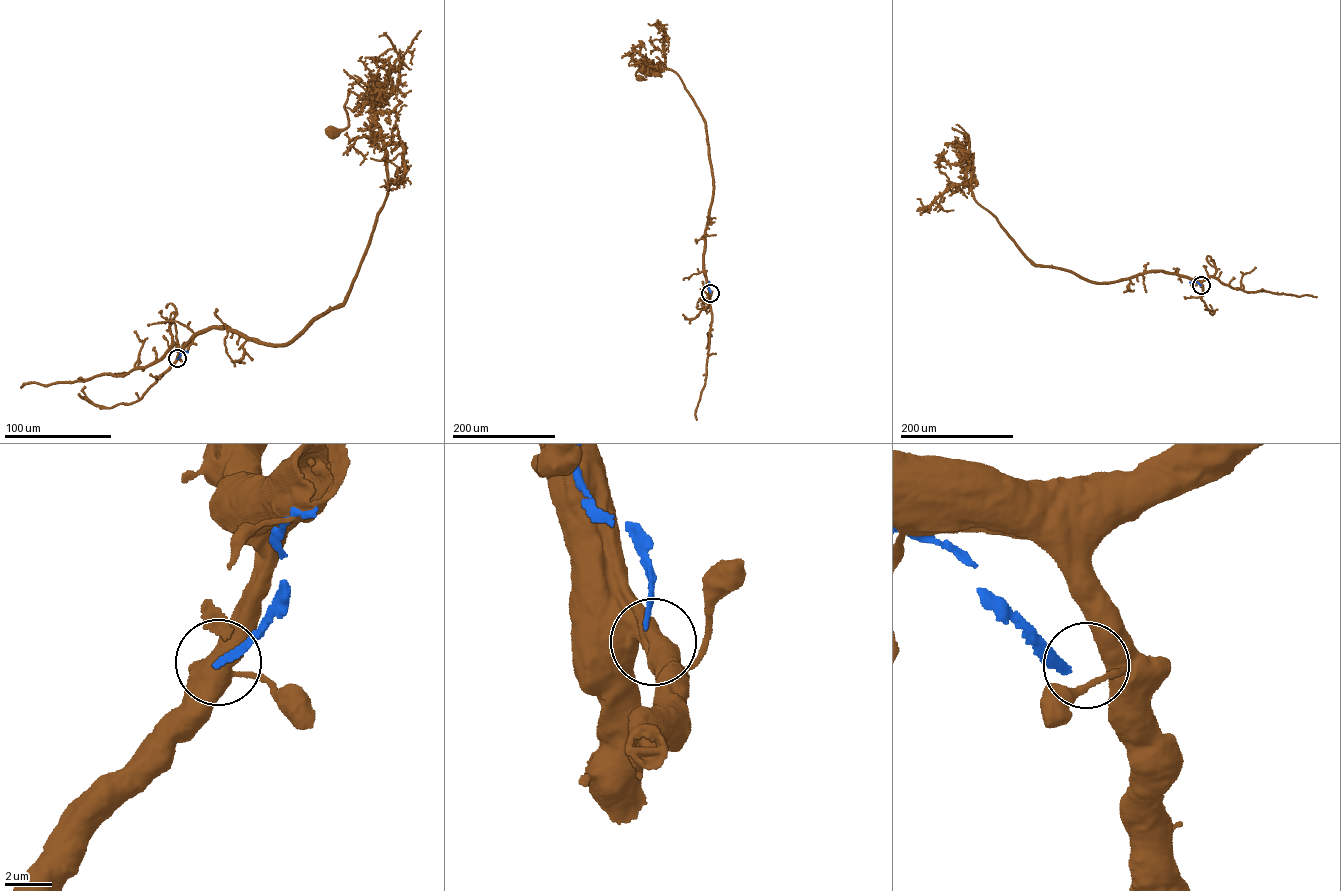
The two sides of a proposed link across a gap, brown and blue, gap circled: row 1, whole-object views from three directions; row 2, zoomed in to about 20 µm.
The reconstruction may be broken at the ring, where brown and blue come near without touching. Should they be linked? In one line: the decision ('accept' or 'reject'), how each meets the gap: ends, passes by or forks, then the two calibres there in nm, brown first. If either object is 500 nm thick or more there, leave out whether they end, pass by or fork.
reject; calibres 700 and 240 nm

